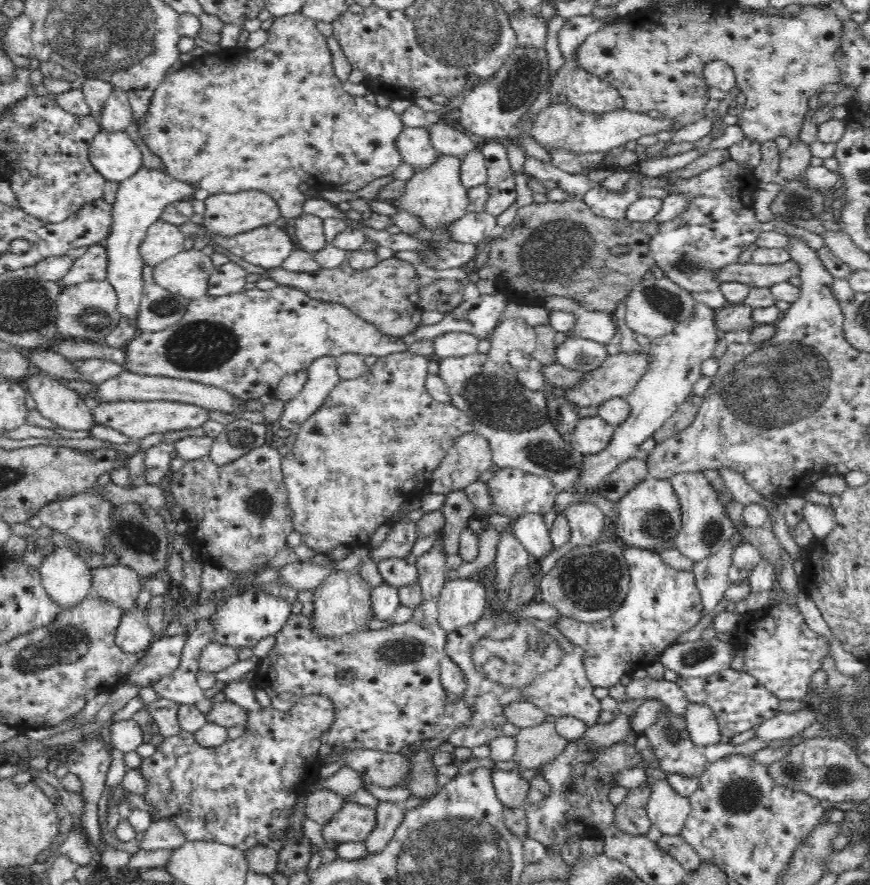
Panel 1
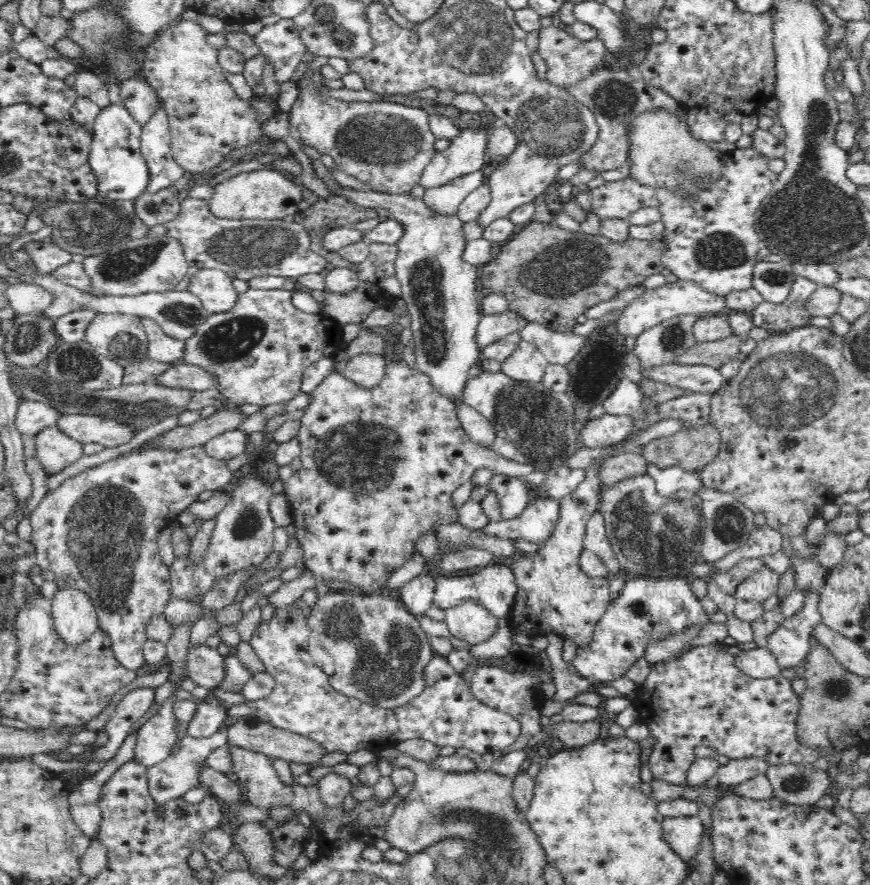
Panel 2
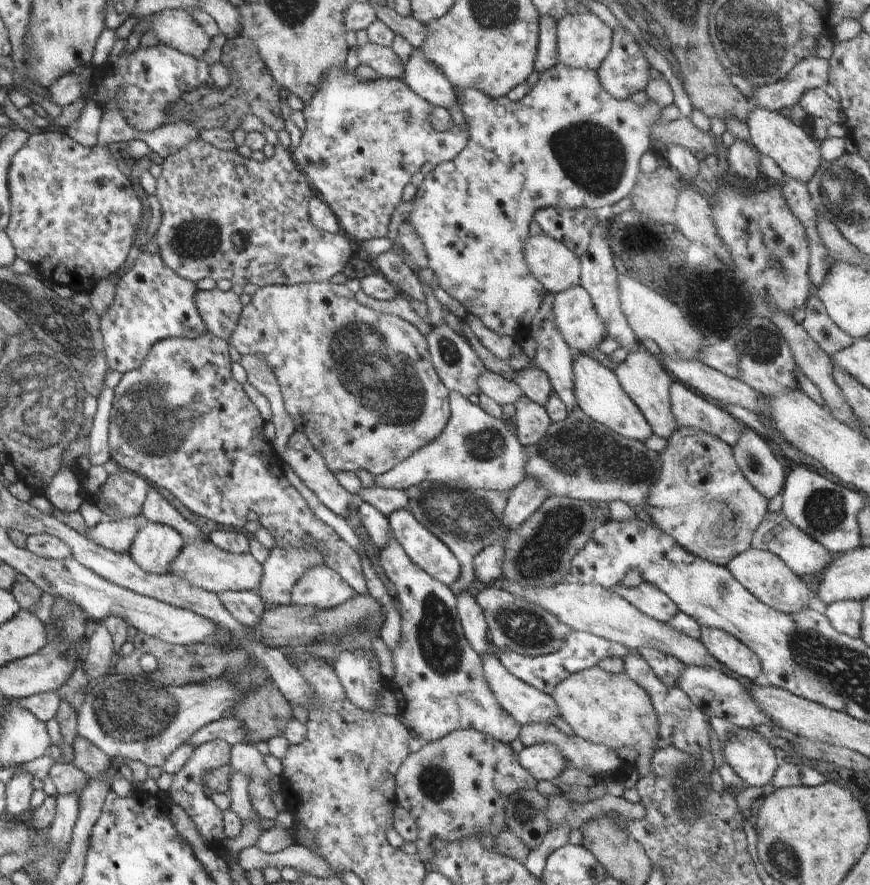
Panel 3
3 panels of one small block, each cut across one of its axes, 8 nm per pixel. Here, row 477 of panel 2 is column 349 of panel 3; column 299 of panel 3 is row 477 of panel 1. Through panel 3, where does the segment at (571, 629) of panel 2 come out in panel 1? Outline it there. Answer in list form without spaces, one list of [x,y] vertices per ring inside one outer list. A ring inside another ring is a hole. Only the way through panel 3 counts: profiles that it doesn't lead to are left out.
[[[696,302],[694,314],[690,320],[680,322],[674,332],[651,340],[650,348],[646,350],[649,358],[647,371],[626,397],[631,406],[630,414],[615,428],[612,440],[605,450],[585,456],[580,478],[578,478],[580,487],[590,491],[590,494],[594,489],[598,489],[604,478],[608,477],[617,466],[636,456],[636,452],[640,450],[639,446],[661,429],[688,398],[688,395],[692,394],[692,386],[702,375],[702,362],[712,358],[712,352],[718,340],[715,312],[716,310],[704,303]]]

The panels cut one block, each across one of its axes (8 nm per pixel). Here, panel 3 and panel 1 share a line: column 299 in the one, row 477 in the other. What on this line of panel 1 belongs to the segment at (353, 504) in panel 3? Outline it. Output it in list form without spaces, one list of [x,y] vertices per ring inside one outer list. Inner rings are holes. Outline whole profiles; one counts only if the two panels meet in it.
[[[476,431],[471,433],[461,434],[454,444],[449,448],[448,454],[442,458],[442,462],[436,470],[433,470],[432,480],[429,484],[430,492],[447,495],[448,493],[465,490],[465,488],[478,481],[478,476],[489,470],[494,463],[495,453],[491,448],[491,444]]]

